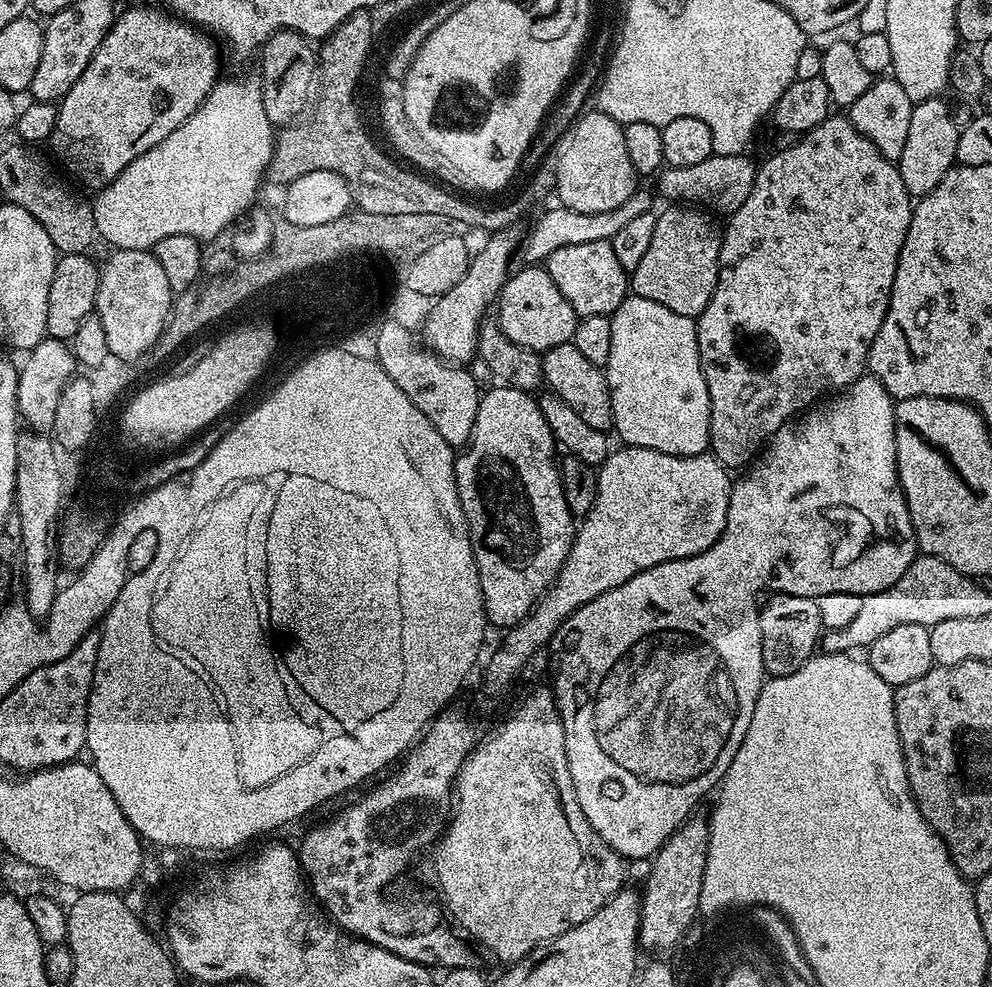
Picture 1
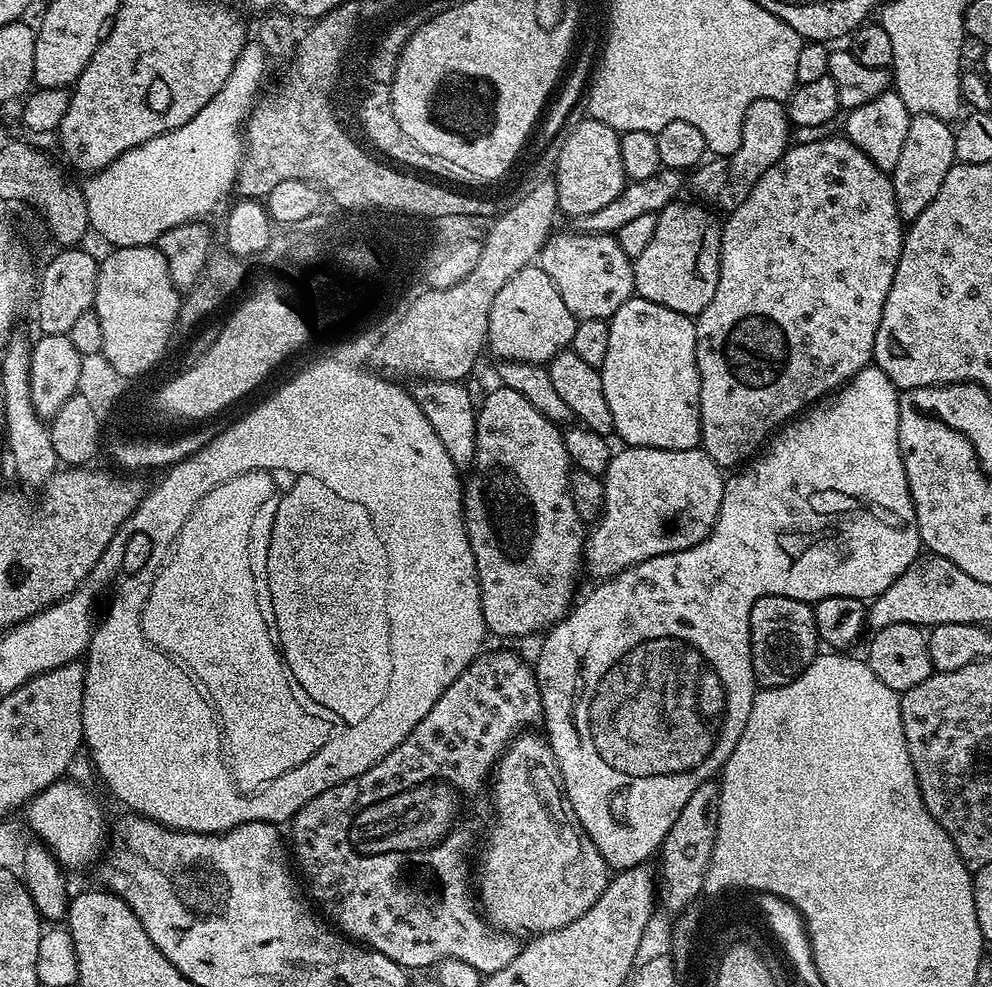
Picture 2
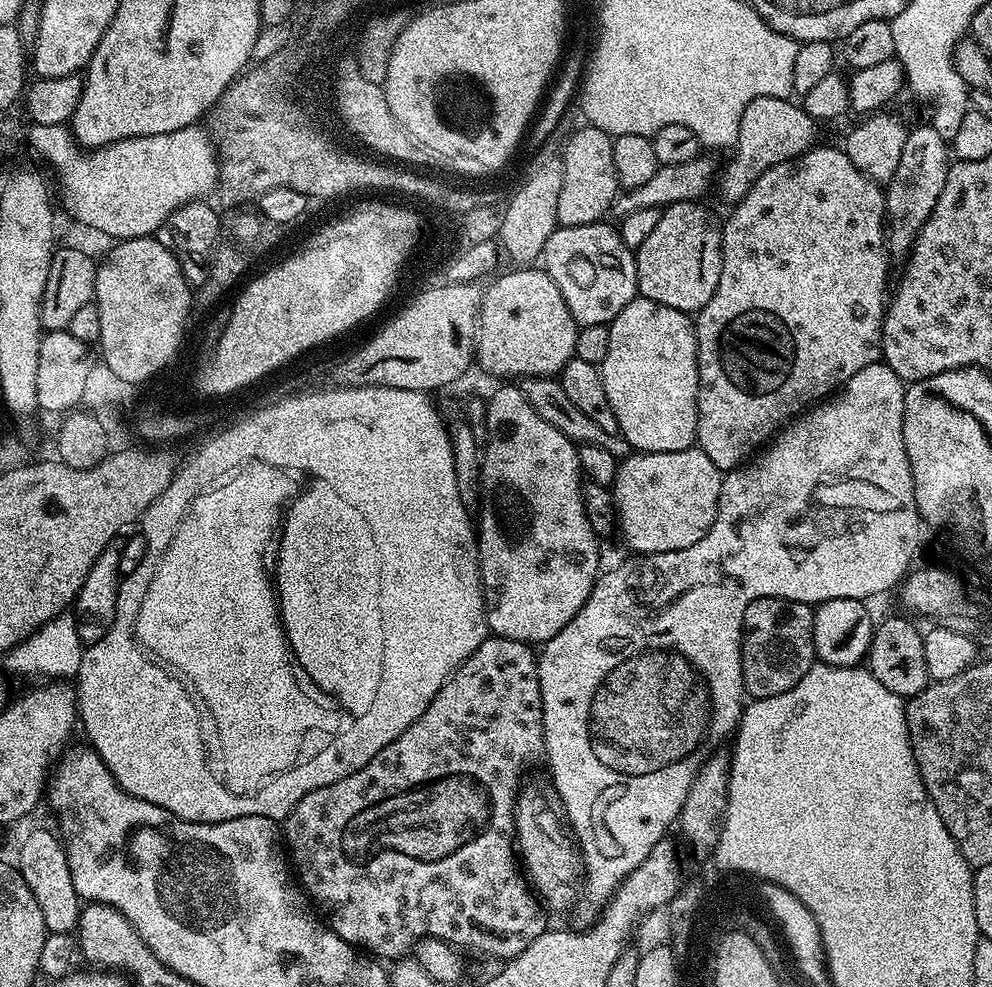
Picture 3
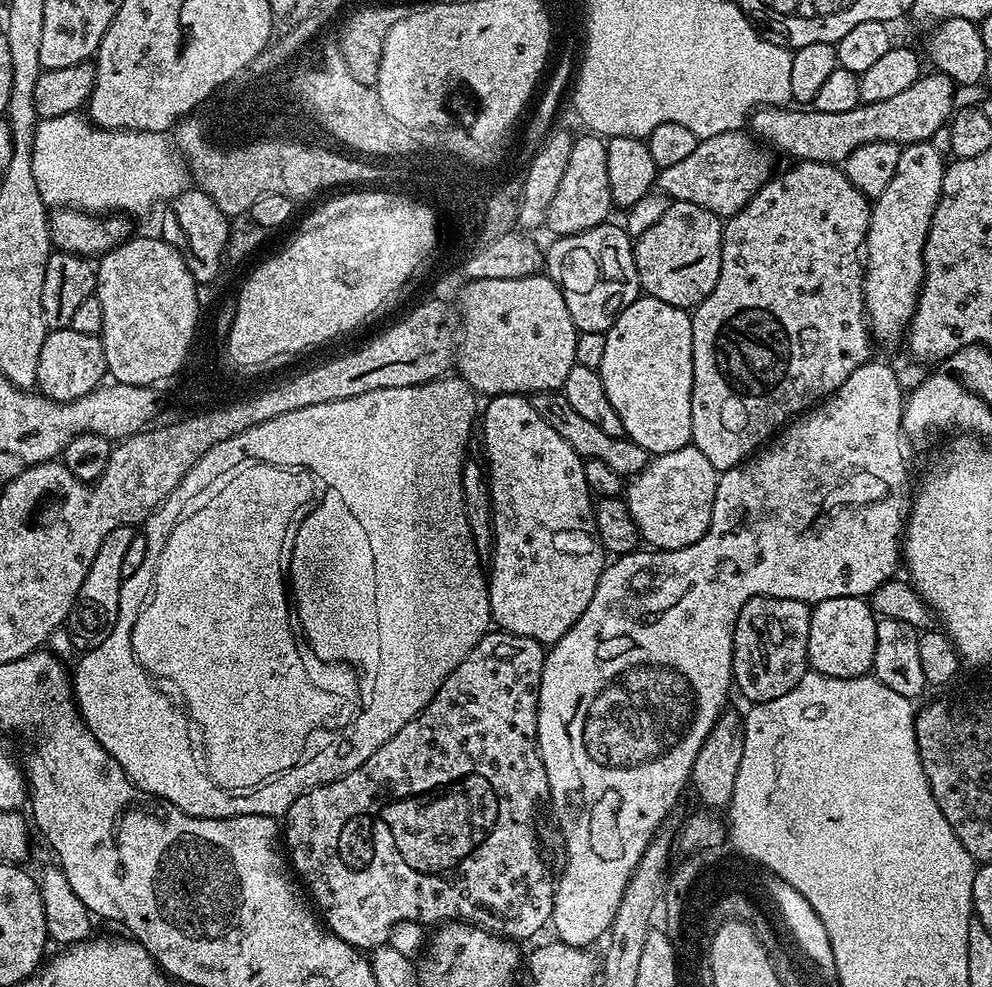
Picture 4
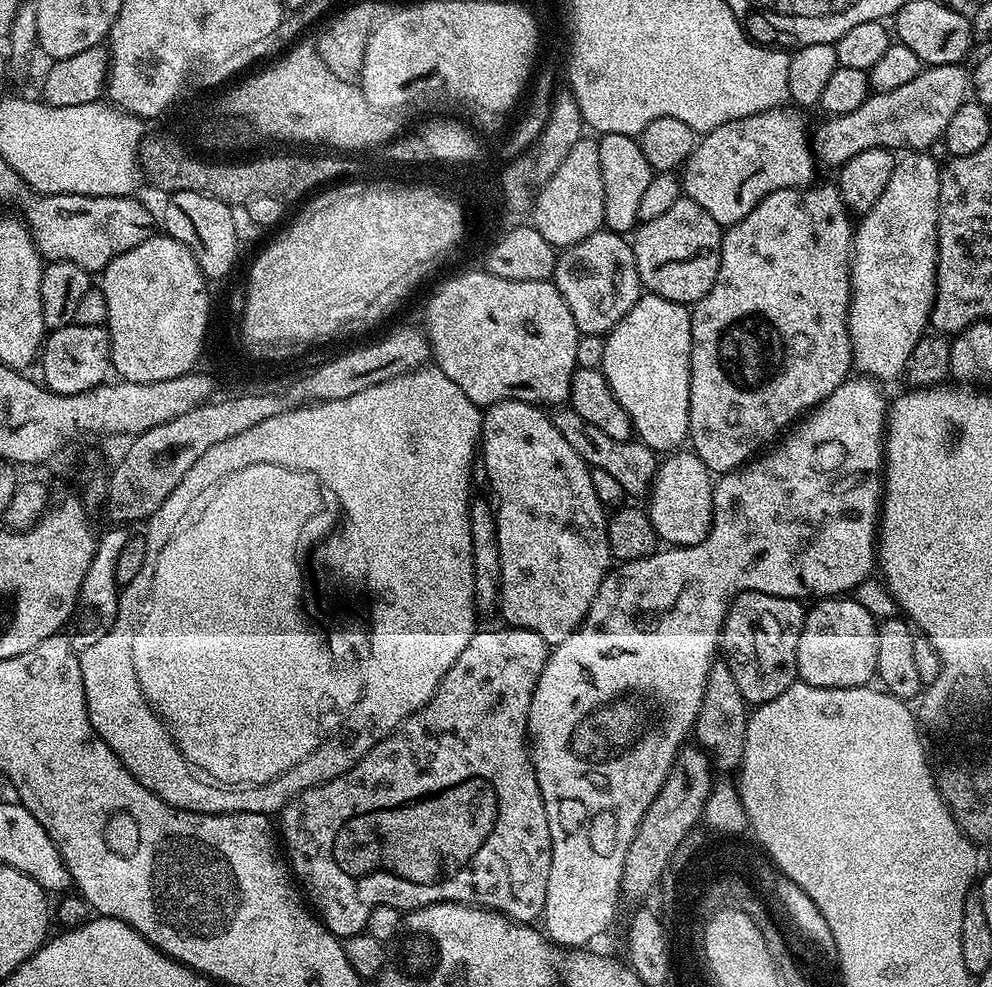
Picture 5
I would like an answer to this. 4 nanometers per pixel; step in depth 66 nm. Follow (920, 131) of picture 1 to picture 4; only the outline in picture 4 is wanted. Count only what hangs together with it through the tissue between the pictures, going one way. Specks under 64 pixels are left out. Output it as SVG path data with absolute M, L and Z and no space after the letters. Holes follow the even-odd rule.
M931 142L903 145L890 186L886 186L886 191L871 205L872 217L868 223L868 237L864 239L863 255L866 257L866 319L873 341L892 344L905 335L916 300L920 297L920 287L924 284L924 247L942 194L945 167L945 157L934 150Z

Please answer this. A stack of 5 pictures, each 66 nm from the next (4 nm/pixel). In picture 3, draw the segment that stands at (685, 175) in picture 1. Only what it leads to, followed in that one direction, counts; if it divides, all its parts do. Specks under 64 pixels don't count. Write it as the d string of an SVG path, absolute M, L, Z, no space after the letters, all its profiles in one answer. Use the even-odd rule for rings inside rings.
M763 95L761 98L754 98L743 110L734 145L735 154L721 172L719 169L716 178L716 190L729 204L740 201L766 170L793 160L815 145L817 121L806 114L801 105L793 102L791 99Z

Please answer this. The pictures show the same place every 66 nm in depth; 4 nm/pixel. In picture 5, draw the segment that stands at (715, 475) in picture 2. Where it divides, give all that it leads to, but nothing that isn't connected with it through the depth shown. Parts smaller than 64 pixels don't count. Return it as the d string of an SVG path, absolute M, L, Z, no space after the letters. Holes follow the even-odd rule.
M677 450L665 460L668 461L657 467L656 477L652 479L646 511L657 537L665 545L689 548L702 542L712 528L714 476L691 450Z

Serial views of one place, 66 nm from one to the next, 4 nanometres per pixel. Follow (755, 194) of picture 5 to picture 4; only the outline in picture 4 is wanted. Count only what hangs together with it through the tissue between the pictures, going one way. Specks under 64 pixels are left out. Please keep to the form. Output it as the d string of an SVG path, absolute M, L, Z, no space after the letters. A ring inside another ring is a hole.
M747 131L714 134L710 138L700 140L694 154L690 154L683 162L659 169L655 187L672 200L694 202L694 206L702 206L716 216L727 218L736 212L741 212L750 202L750 198L754 198L756 191L773 175L771 155L773 156L773 153L757 143Z

